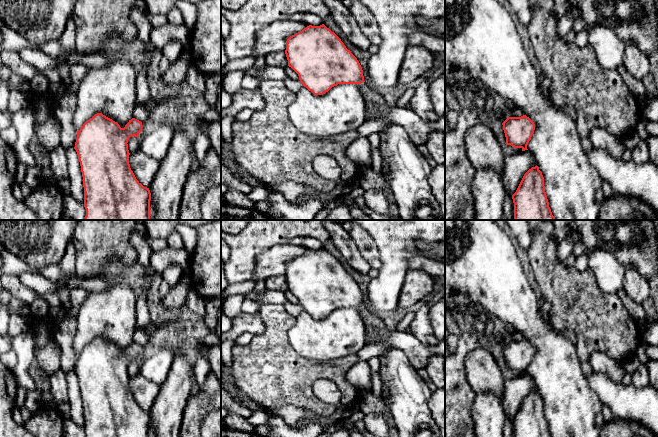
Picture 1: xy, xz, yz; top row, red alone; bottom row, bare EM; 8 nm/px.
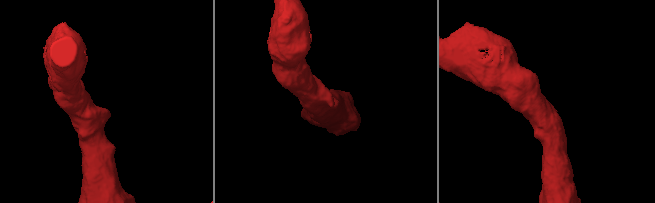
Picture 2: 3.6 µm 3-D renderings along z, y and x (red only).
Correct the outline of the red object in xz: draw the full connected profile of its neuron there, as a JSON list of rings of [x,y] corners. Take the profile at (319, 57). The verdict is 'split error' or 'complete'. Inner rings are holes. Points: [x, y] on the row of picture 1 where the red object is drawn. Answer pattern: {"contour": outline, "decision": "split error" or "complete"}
{"contour": [[[309,25],[290,36],[285,54],[288,66],[314,95],[323,95],[338,84],[360,84],[366,107],[377,113],[376,119],[389,114],[390,107],[382,94],[364,81],[362,67],[341,39],[327,28]]], "decision": "split error"}

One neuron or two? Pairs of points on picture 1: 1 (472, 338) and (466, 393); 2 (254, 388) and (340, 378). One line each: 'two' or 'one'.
1: one
2: one

